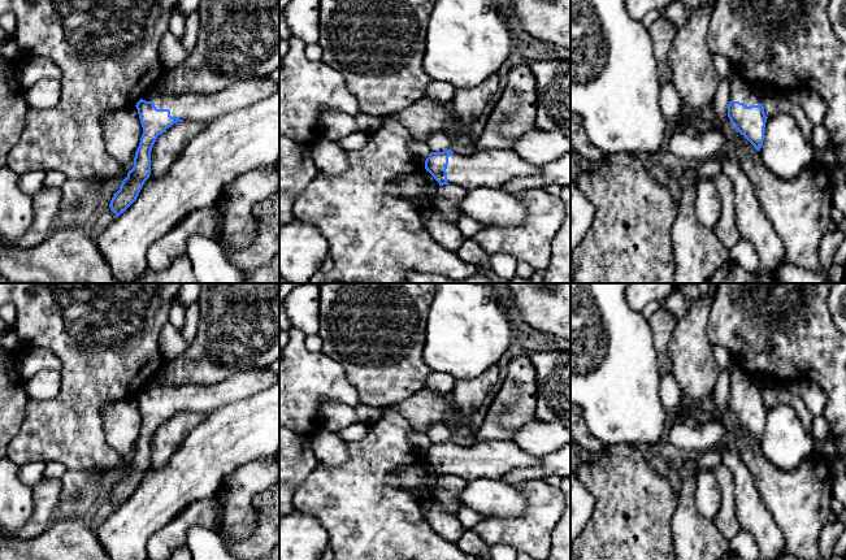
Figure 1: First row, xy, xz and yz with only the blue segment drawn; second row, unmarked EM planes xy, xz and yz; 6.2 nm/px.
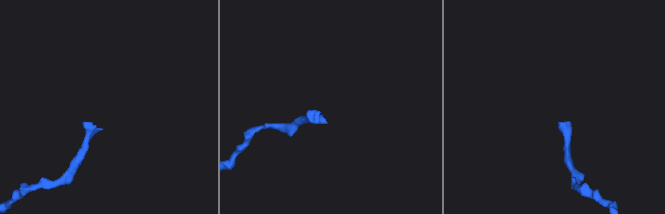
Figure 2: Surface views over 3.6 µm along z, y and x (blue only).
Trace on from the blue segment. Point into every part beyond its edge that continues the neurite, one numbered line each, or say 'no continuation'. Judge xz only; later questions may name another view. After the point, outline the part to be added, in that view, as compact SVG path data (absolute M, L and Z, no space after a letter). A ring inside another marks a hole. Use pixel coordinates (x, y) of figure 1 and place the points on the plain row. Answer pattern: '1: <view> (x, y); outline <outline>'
1: xz (494, 459); outline M480 440L470 447L454 443L448 448L446 463L450 476L467 482L477 477L500 479L511 469L534 466L539 460L513 440Z

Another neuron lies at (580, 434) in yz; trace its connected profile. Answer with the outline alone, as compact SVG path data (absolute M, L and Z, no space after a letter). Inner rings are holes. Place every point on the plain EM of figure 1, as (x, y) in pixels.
M570 404L570 440L581 450L599 456L607 451L608 444L599 442L589 430L581 407Z

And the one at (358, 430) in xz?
M355 422L346 429L337 431L337 434L343 438L347 443L360 440L366 437L369 426L363 422Z

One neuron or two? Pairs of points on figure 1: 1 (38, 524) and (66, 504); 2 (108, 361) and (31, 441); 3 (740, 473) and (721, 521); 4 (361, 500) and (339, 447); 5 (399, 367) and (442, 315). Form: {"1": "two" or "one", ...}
{"1": "two", "2": "one", "3": "two", "4": "two", "5": "two"}

